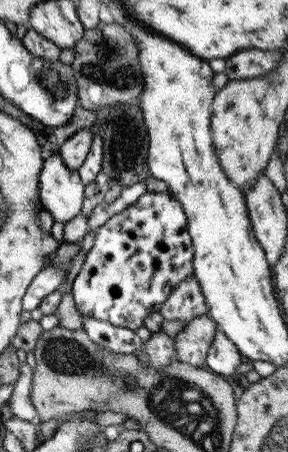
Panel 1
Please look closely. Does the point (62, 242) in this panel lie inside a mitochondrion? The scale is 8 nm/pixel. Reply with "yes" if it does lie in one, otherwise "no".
no

